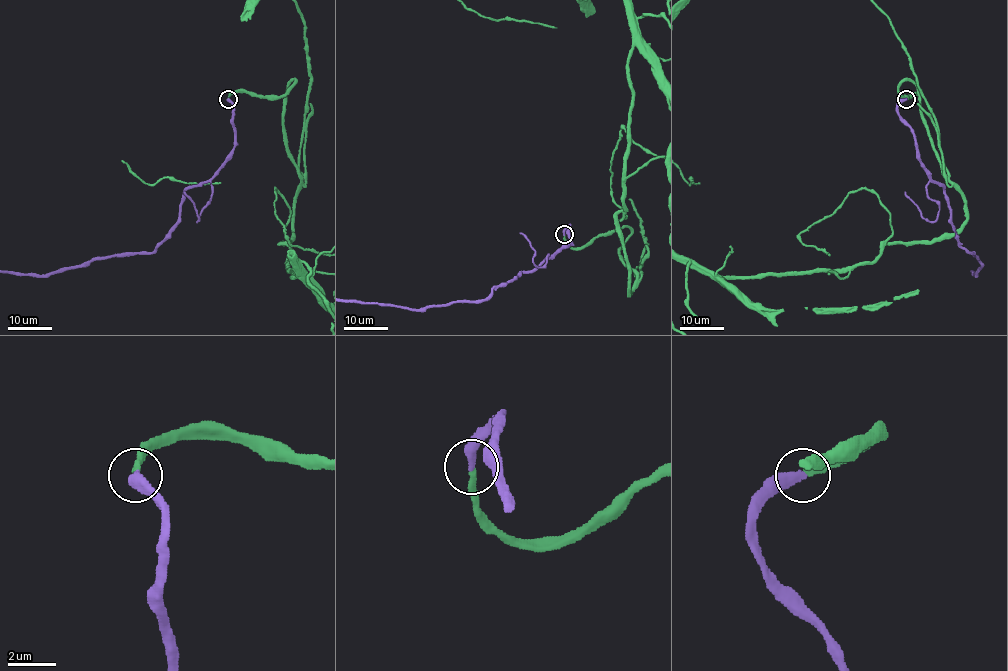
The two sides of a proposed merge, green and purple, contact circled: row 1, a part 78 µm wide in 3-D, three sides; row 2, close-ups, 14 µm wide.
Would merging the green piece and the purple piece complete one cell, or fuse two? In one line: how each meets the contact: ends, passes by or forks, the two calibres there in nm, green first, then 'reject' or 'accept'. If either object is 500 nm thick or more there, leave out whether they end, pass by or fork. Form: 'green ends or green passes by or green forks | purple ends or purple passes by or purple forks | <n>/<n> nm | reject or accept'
green ends | purple ends | 280/400 nm | accept

